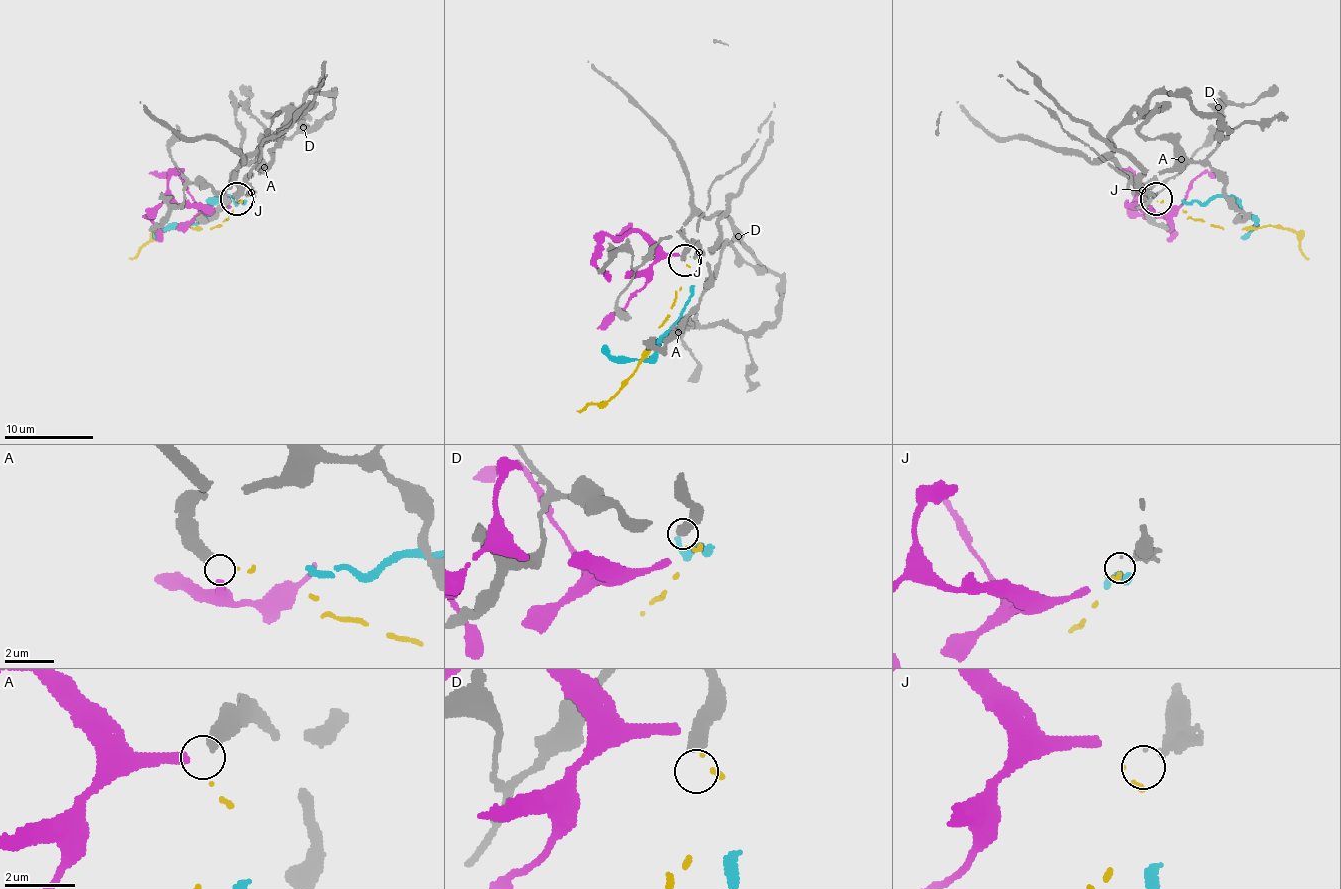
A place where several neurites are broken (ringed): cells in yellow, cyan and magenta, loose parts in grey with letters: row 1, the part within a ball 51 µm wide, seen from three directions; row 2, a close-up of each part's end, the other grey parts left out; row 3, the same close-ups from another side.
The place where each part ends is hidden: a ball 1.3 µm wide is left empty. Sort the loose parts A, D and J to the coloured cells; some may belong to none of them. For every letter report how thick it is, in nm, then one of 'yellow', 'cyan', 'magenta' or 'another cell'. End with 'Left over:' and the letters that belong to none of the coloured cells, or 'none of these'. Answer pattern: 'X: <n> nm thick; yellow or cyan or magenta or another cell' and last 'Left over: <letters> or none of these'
A: 400 nm thick; magenta
D: 400 nm thick; another cell
J: 360 nm thick; yellow
Left over: D

